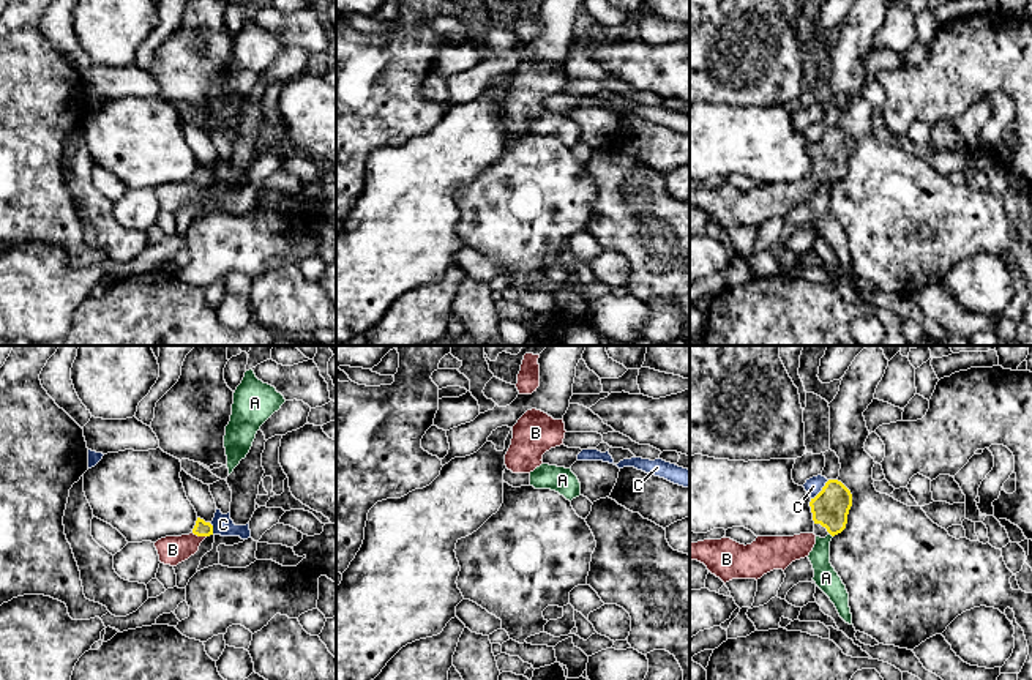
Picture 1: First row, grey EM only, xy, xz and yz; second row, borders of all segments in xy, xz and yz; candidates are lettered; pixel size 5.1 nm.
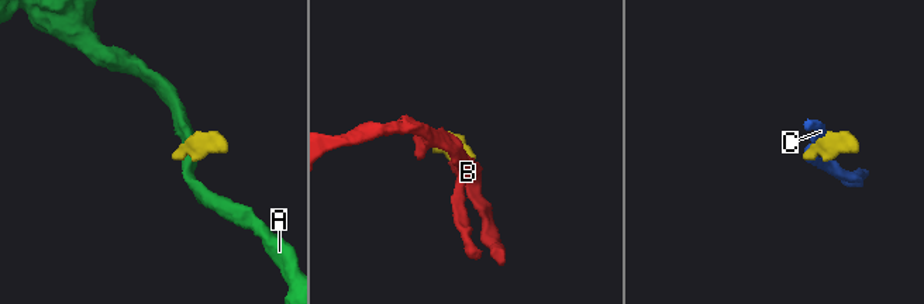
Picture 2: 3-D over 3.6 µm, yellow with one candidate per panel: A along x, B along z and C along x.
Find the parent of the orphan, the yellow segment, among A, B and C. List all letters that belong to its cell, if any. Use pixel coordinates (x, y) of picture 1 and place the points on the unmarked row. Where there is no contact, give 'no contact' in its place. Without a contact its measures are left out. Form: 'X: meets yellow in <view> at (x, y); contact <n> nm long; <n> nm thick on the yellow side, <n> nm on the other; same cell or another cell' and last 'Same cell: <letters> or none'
A: meets yellow in yz at (830, 180); contact 40 nm long; 190 nm thick on the yellow side, 120 nm on the other; another cell
B: meets yellow in xy at (199, 182); contact 80 nm long; 80 nm thick on the yellow side, 140 nm on the other; same cell
C: meets yellow in yz at (822, 136); contact 140 nm long; 190 nm thick on the yellow side, 90 nm on the other; another cell
Same cell: B

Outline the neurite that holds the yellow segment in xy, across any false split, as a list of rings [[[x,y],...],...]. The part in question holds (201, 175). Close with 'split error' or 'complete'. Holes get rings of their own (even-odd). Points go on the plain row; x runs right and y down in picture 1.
[[[197,164],[196,172],[189,181],[166,183],[155,189],[159,208],[177,213],[194,202],[199,197],[200,189],[210,181],[213,181],[213,172]]] | split error

